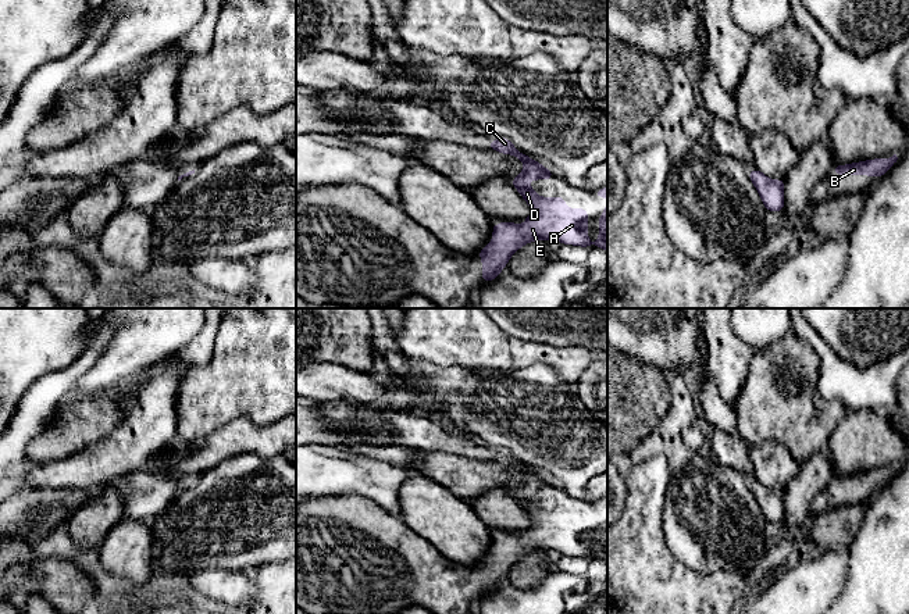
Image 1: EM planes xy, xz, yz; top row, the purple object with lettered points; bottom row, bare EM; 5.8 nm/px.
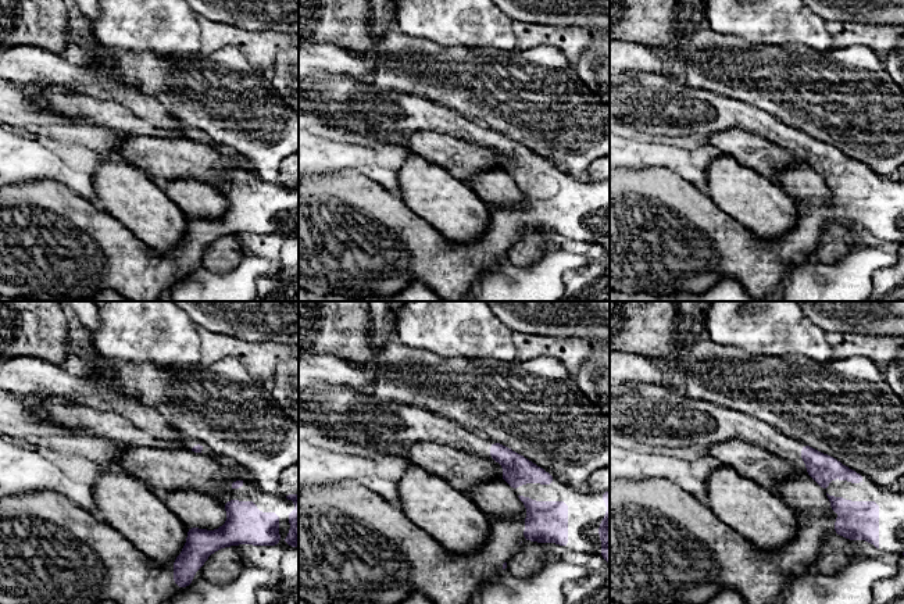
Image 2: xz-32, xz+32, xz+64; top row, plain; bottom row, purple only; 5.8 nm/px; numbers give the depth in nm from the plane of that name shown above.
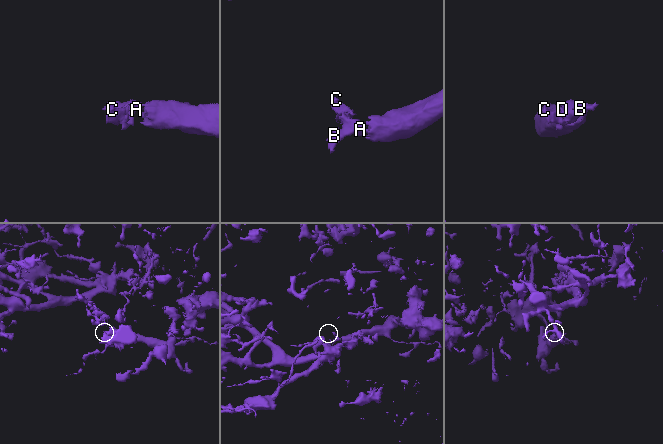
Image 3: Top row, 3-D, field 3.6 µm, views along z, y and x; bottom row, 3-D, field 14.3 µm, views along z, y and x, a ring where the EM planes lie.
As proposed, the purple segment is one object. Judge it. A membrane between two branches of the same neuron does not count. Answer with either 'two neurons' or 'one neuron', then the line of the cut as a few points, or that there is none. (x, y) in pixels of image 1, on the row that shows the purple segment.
one neuron | no cut

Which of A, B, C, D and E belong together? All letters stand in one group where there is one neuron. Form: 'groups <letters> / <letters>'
groups A B C D E

